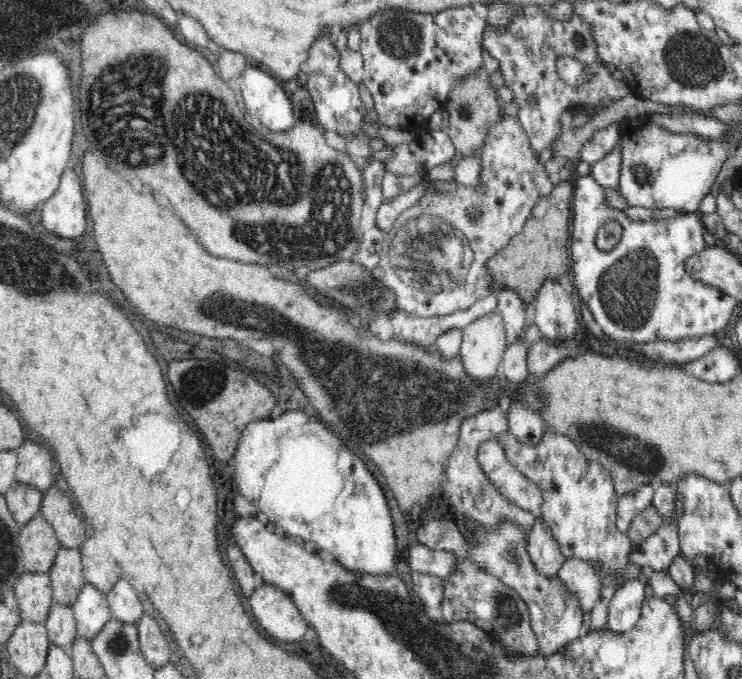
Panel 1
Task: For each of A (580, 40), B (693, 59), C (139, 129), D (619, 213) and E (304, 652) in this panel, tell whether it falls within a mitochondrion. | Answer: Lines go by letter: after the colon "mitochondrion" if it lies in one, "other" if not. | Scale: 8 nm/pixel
A: other
B: mitochondrion
C: mitochondrion
D: other
E: other

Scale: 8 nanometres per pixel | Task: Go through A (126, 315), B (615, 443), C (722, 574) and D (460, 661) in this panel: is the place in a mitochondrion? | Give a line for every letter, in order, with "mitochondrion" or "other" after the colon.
A: other
B: mitochondrion
C: other
D: mitochondrion

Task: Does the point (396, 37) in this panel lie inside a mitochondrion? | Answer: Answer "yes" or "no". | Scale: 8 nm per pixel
yes

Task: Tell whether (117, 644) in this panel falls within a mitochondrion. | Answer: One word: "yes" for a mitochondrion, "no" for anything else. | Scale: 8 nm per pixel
yes

